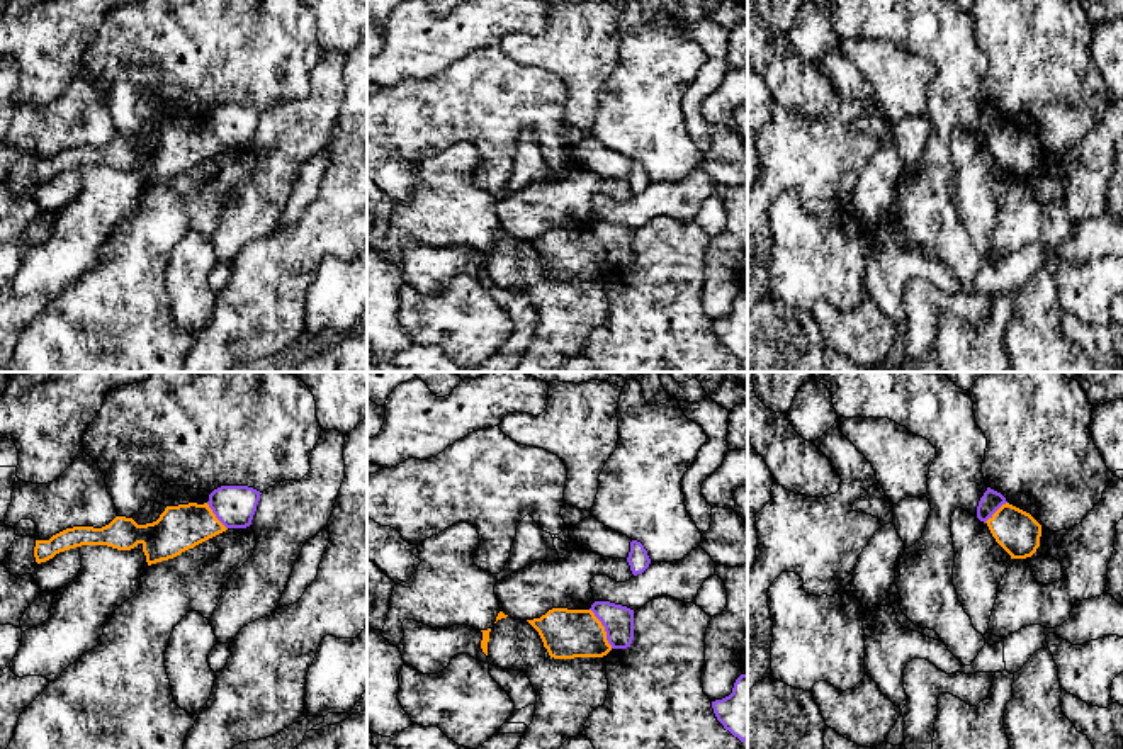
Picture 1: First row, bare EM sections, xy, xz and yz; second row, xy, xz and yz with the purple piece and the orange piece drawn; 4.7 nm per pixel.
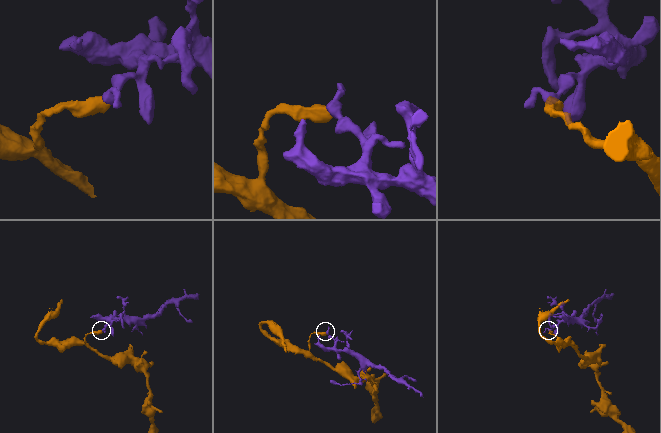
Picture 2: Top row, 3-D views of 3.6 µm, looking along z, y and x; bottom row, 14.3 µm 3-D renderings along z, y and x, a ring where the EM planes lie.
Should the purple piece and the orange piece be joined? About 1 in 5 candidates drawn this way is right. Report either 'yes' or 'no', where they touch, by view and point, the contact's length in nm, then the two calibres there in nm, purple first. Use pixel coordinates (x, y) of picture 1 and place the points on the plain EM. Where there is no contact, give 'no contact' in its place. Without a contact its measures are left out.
no; meets purple in xz at (605, 248); contact 220 nm long; 140 nm thick on the purple side, 240 nm on the other

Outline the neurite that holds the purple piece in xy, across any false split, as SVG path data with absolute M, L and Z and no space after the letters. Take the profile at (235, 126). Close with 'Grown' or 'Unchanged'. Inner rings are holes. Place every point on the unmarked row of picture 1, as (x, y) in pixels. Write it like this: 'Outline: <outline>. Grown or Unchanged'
Outline: M221 105L209 114L209 127L226 148L251 144L260 110L248 105Z. Unchanged

